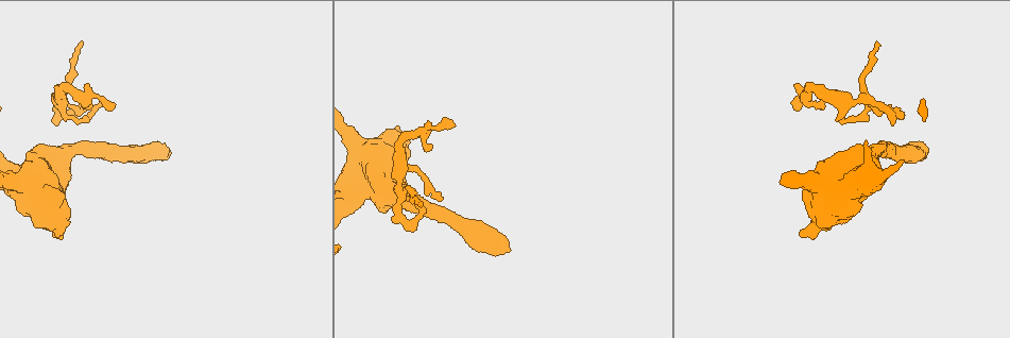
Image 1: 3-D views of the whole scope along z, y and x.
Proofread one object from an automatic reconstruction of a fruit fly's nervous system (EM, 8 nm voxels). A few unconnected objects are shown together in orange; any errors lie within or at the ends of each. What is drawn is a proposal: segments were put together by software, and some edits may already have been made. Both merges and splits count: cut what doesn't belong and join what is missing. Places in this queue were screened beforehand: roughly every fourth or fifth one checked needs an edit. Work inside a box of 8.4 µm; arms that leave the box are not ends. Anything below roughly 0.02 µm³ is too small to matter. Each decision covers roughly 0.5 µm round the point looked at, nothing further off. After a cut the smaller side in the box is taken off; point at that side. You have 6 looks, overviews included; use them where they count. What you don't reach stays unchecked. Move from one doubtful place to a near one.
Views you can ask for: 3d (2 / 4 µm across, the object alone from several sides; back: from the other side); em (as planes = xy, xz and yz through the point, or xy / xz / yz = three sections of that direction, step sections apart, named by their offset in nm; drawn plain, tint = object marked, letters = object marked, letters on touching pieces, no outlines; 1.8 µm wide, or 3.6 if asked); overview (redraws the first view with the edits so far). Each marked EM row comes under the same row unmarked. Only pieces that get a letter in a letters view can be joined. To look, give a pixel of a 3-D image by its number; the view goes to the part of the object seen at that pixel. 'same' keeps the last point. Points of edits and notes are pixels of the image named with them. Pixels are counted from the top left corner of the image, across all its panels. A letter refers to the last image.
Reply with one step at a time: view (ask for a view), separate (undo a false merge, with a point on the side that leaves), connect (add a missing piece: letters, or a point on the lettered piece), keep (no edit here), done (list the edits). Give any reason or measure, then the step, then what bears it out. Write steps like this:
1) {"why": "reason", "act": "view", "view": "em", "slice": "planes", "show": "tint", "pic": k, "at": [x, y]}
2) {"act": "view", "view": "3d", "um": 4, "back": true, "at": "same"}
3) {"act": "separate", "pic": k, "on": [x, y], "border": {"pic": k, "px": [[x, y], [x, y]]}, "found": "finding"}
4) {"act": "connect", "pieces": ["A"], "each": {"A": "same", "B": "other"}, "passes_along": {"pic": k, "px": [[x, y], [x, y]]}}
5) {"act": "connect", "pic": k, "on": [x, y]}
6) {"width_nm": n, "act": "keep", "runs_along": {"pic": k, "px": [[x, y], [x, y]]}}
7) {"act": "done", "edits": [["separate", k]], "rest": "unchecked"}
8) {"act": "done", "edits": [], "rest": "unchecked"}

{"why": "thick end", "act": "view", "view": "em", "slice": "planes", "show": "letters", "pic": 1, "at": [508, 247]}

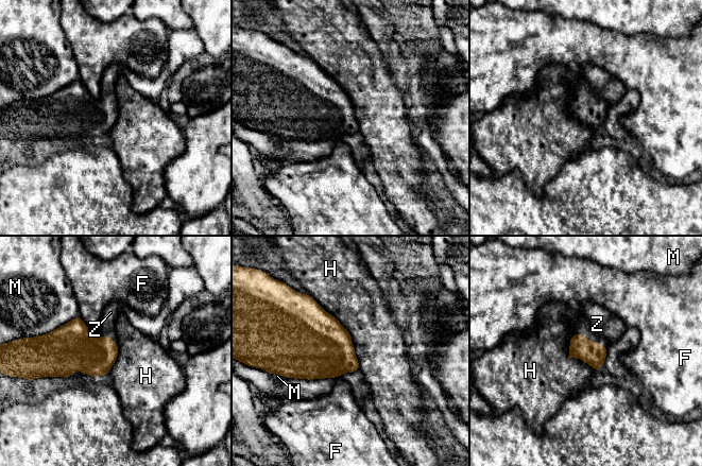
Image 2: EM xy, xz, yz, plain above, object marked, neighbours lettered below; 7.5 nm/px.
{"act": "connect", "pieces": ["Z"], "each": {"F": "other", "H": "other", "M": "other", "Z": "same"}, "passes_along": {"pic": 2, "px": [[594, 354], [592, 341], [597, 324]]}, "found": "it goes on there"}

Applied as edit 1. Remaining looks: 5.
{"act": "view", "view": "overview"}

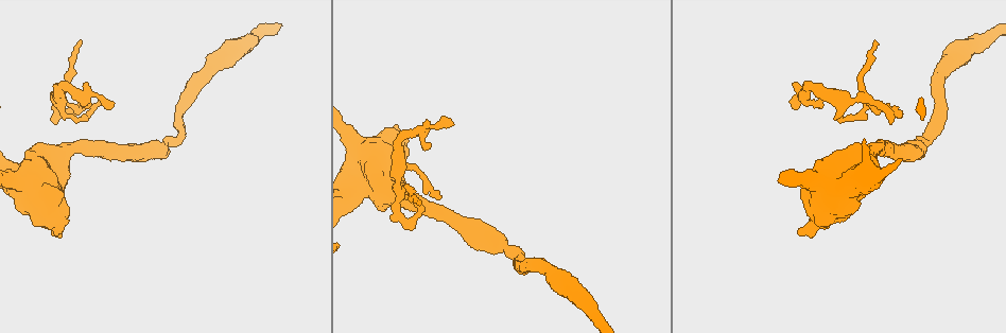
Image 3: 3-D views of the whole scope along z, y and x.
{"why": "abrupt turn", "act": "view", "view": "3d", "um": 4, "back": true, "pic": 3, "at": [884, 107]}

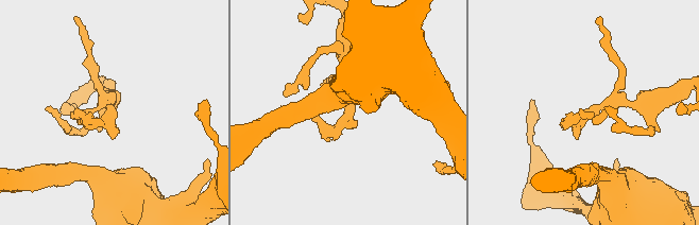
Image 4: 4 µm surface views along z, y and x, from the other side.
{"why": "now the EM", "act": "view", "view": "em", "slice": "planes", "show": "letters", "pic": 4, "at": [108, 117]}

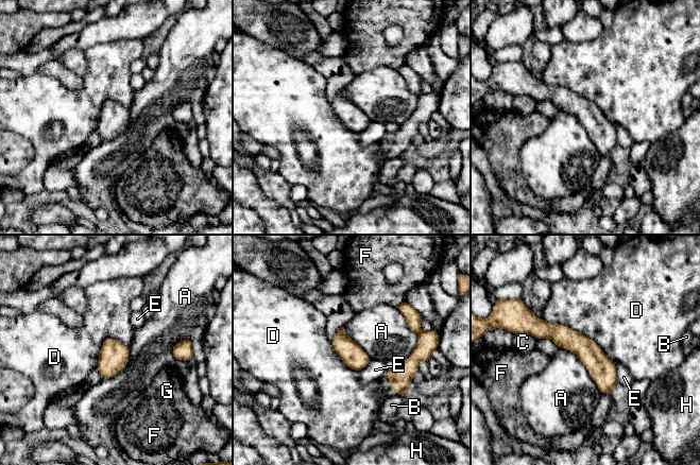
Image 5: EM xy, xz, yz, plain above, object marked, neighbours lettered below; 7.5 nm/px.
{"act": "connect", "pieces": ["H"], "each": {"A": "other", "B": "other", "C": "other", "D": "other", "E": "other", "F": "other", "G": "other", "H": "same"}, "passes_along": {"pic": 5, "px": [[400, 378], [391, 385], [385, 382]]}, "found": "the neuron continues"}

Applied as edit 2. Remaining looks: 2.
{"act": "view", "view": "overview"}

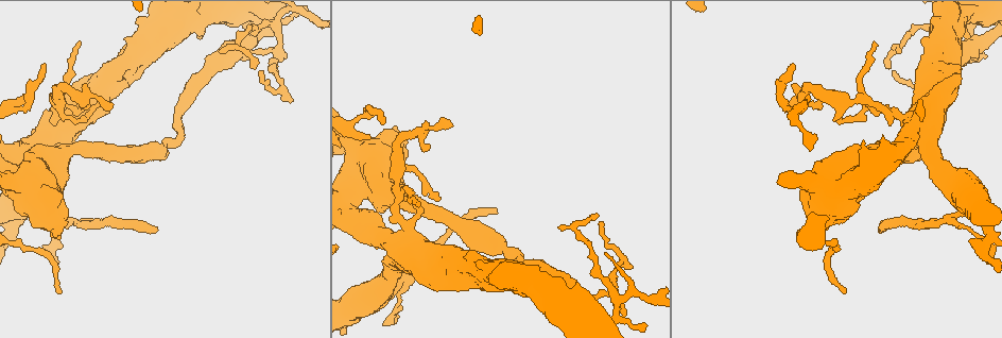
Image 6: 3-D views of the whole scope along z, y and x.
{"why": "an open end", "act": "view", "view": "em", "slice": "planes", "show": "letters", "pic": 6, "at": [429, 147]}

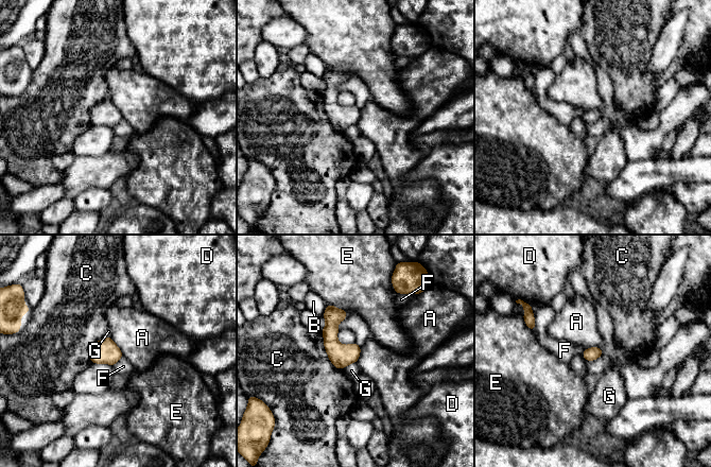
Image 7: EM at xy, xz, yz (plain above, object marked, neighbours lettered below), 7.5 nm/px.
{"longest_contact_nm": ["C", 340], "act": "keep", "each": {"A": "other", "B": "other", "C": "other", "D": "other", "E": "other", "F": "other", "G": "other"}, "border": {"pic": 7, "px": [[110, 335], [123, 356]]}, "found": "none of them fits"}

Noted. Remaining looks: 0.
{"act": "done", "edits": [["connect", 2], ["connect", 5]], "rest": "unchecked"}

